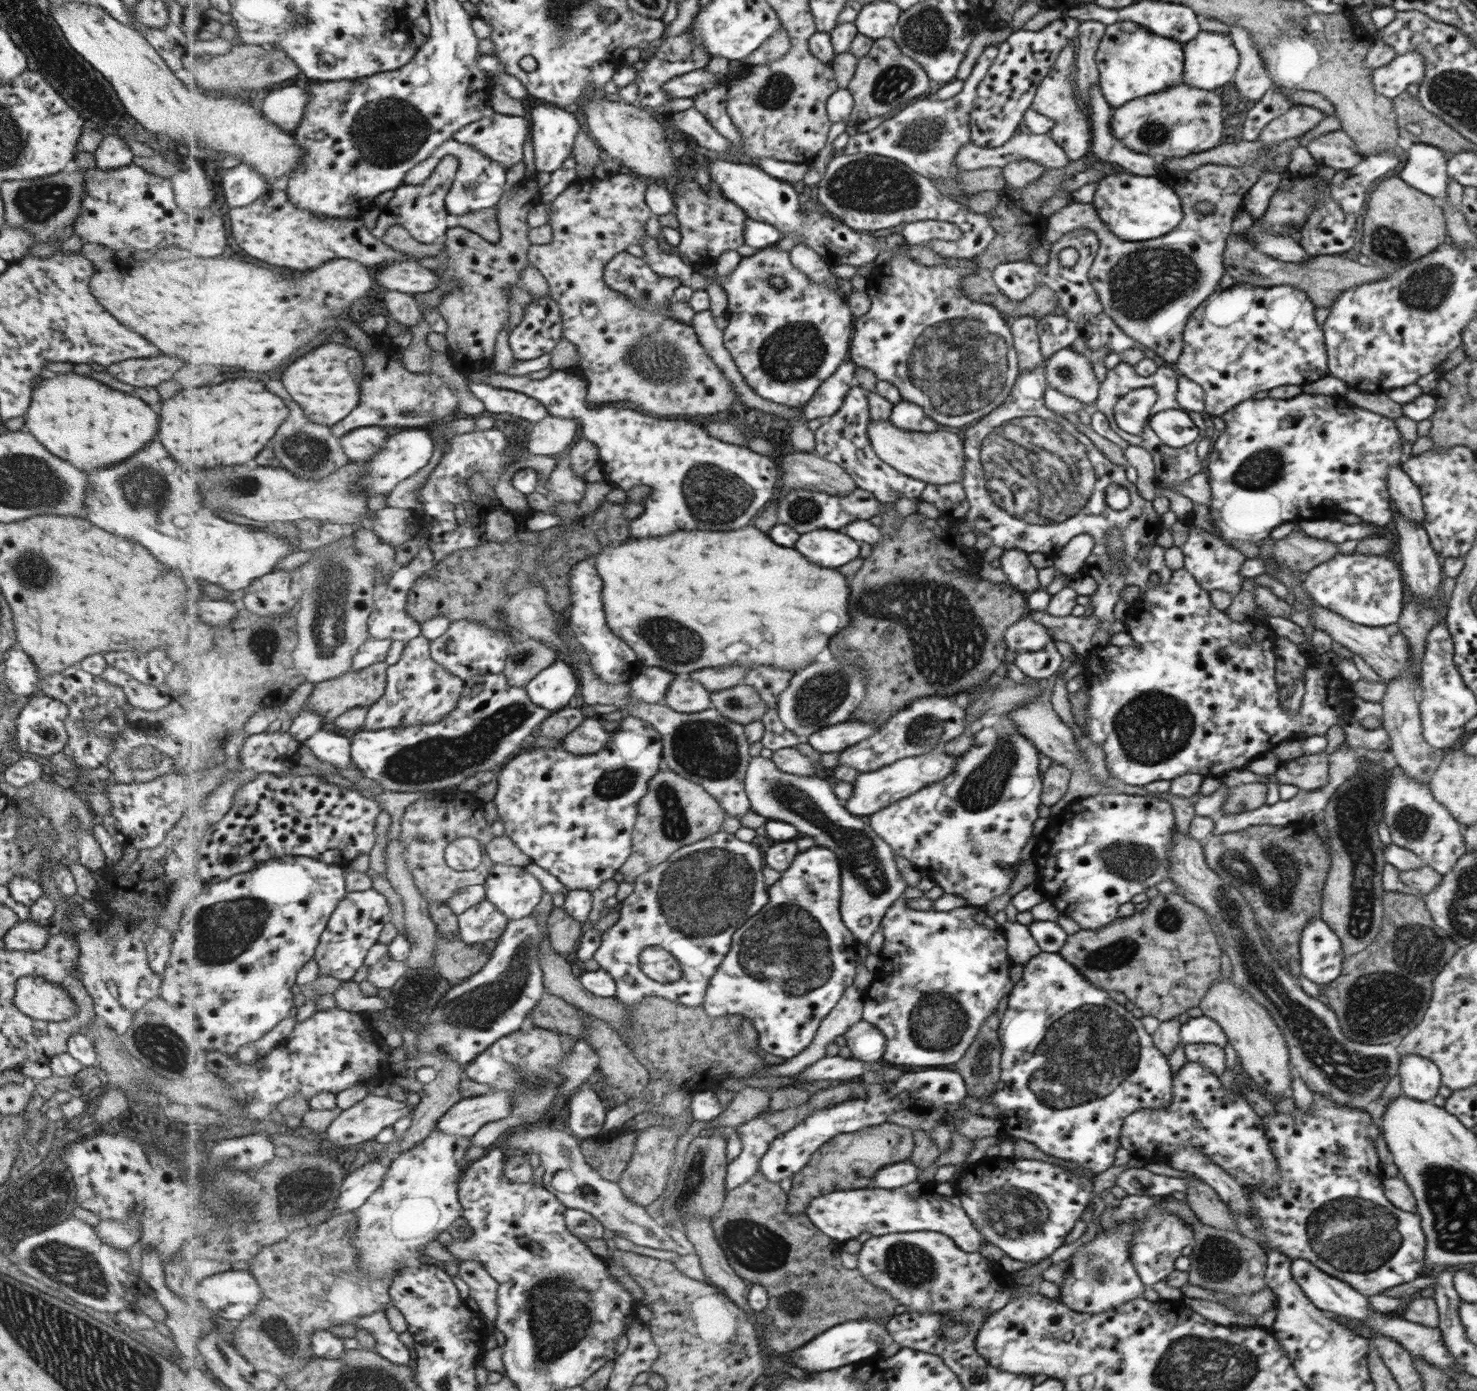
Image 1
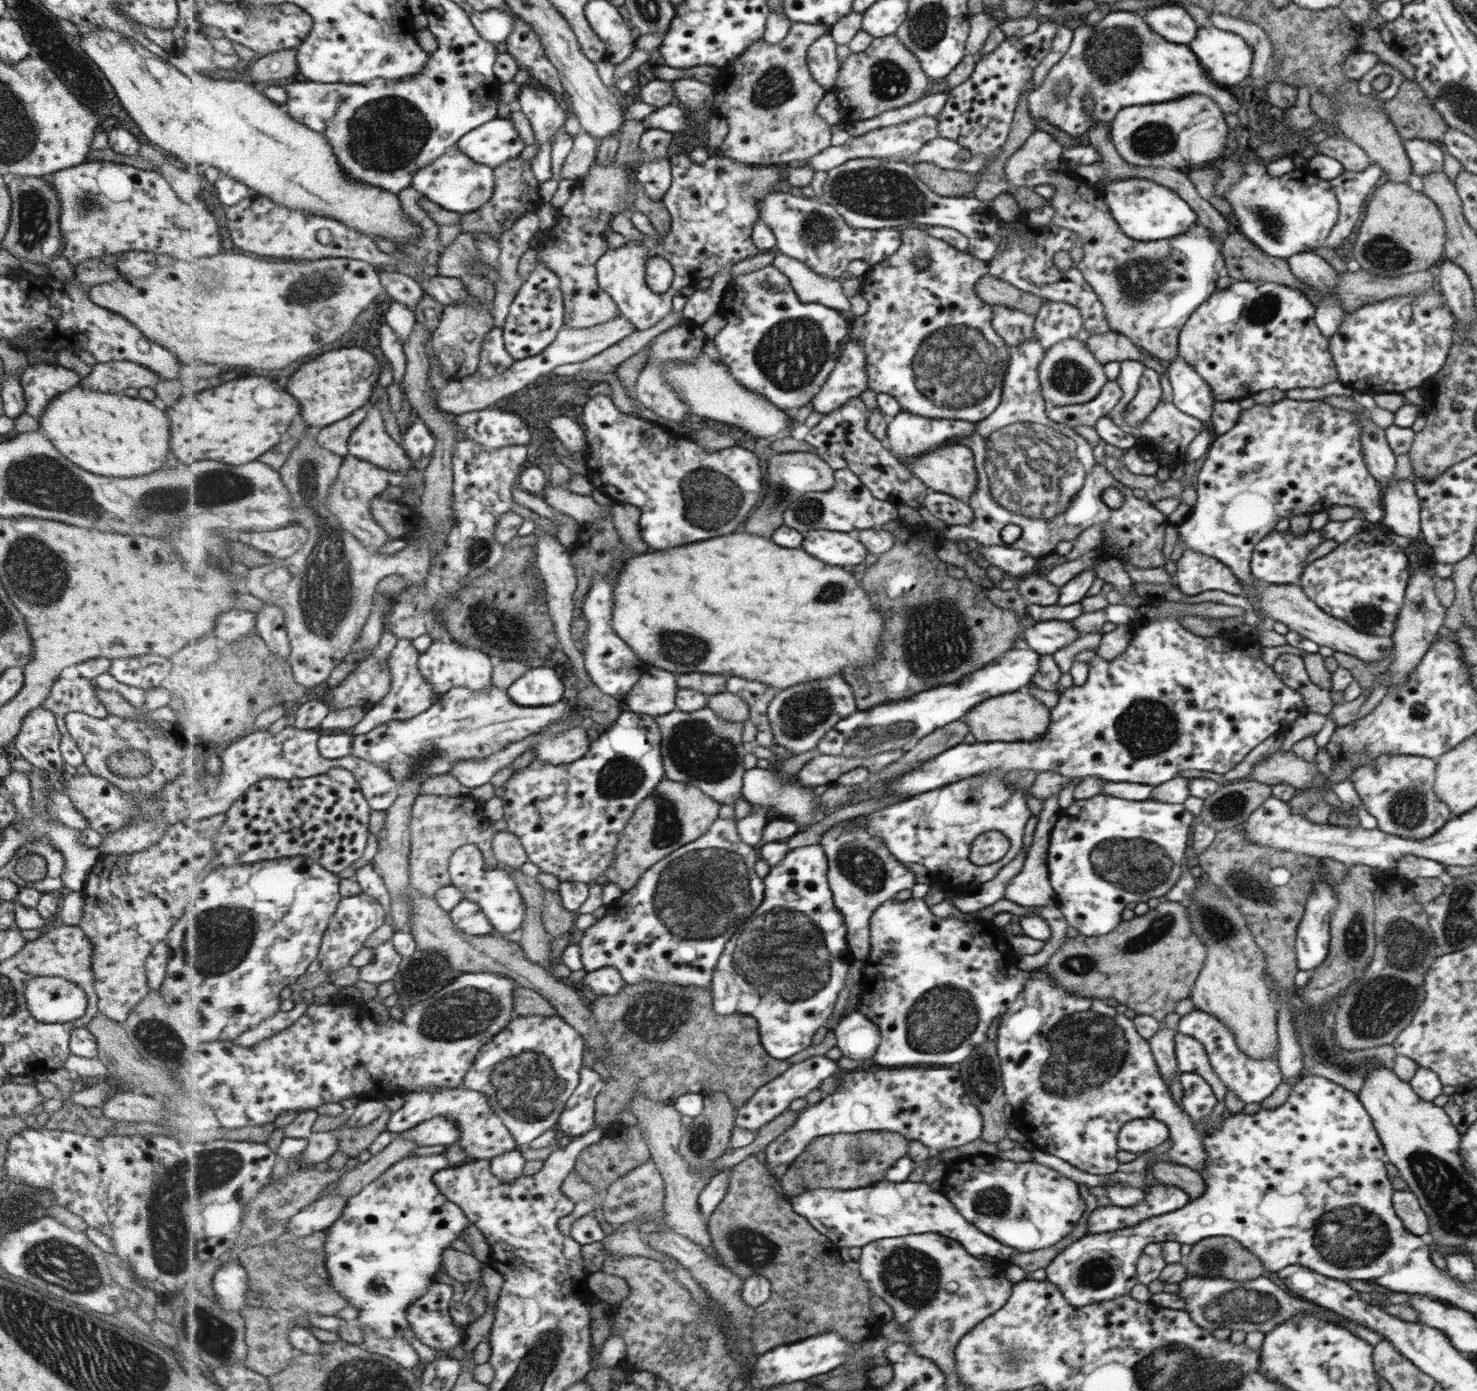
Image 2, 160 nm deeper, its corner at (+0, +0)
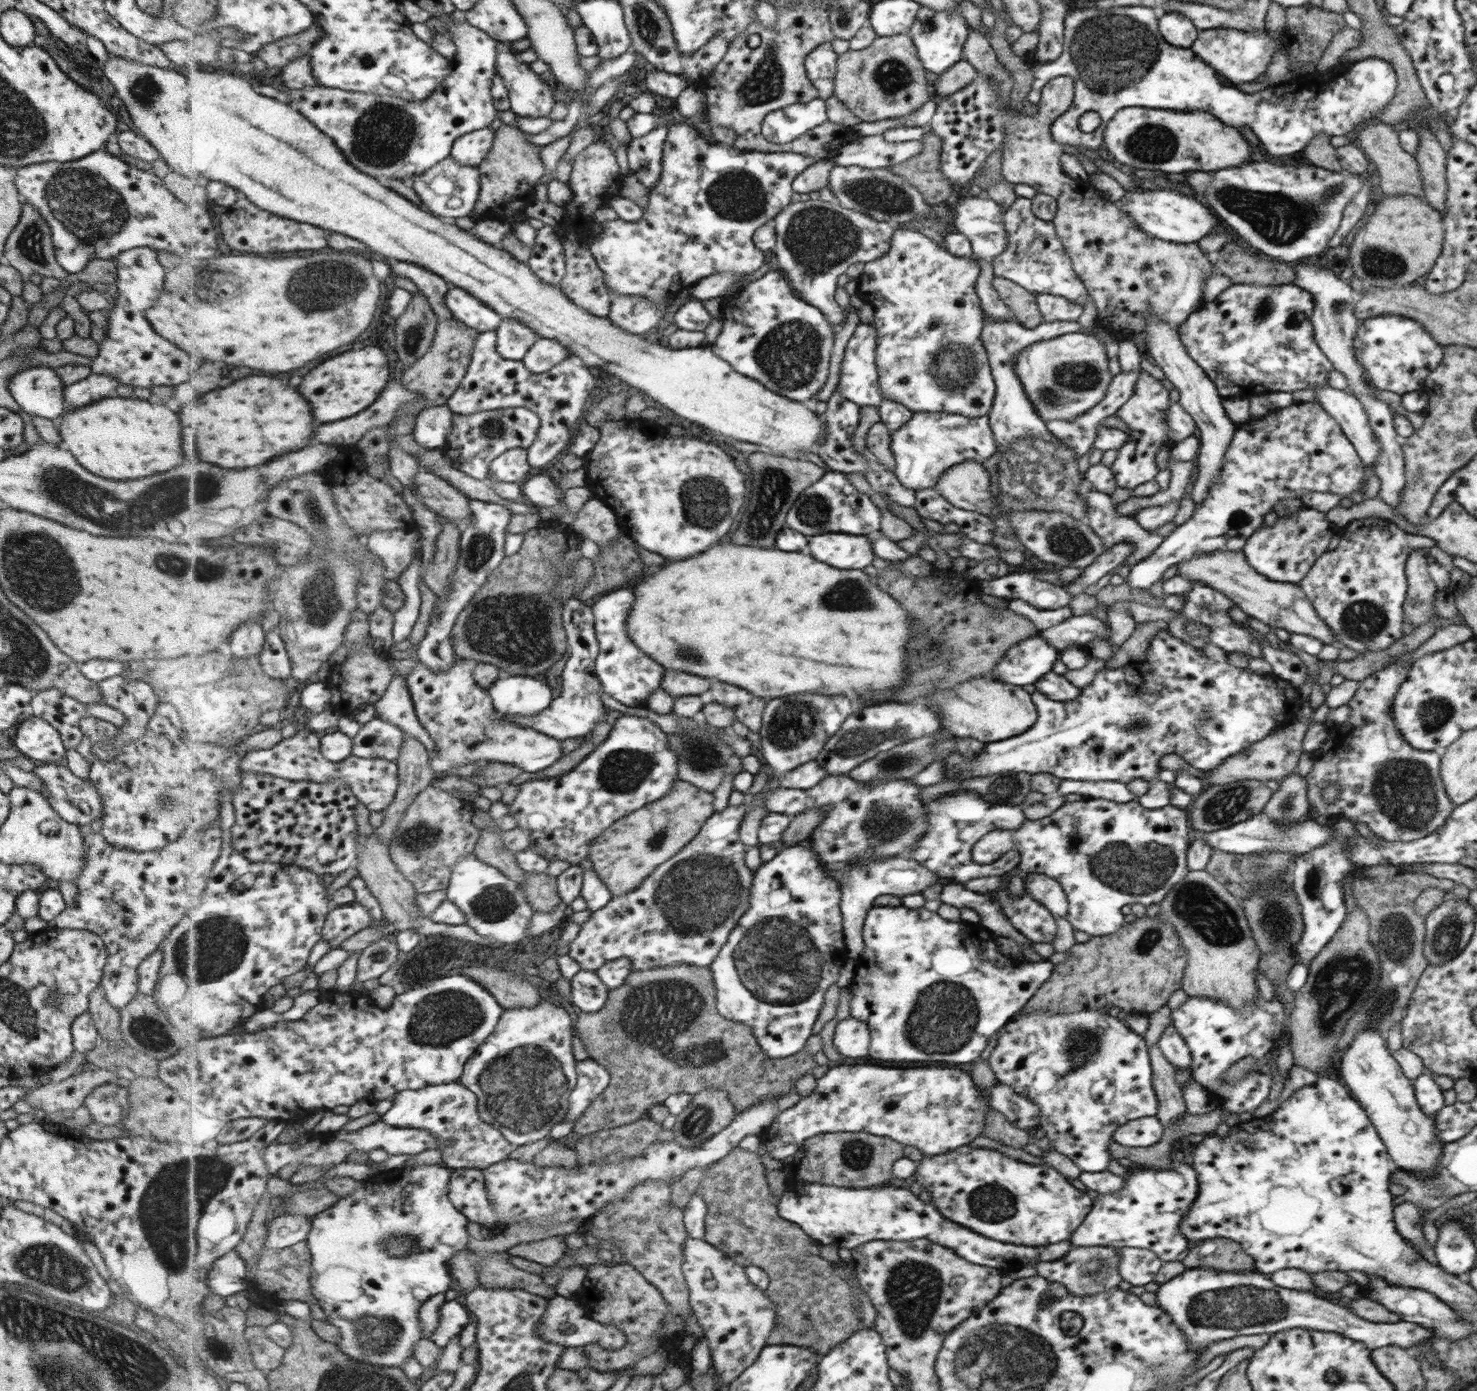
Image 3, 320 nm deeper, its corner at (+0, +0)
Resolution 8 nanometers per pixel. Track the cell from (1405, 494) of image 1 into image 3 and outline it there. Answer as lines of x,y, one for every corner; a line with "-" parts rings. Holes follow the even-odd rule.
1319,385
1312,389
1315,392
1314,401
1339,424
1342,432
1354,445
1354,449
1358,450
1359,458
1362,458
1362,461
1366,463
1368,468
1372,468
1374,460
1378,455
1378,444
1374,439
1371,429
1369,429
1369,425
1367,425
1367,414
1364,413
1359,401
1352,394
1347,394
1329,385

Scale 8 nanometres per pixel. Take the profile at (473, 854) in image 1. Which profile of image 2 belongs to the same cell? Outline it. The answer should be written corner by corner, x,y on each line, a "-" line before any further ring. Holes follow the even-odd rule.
467,844
453,853
450,860
450,876
453,885
464,892
465,899
472,900
481,907
481,911
487,915
495,931
507,934
523,928
528,907
522,891
519,890
518,882
510,871
501,868
485,870
483,852
479,850
479,846

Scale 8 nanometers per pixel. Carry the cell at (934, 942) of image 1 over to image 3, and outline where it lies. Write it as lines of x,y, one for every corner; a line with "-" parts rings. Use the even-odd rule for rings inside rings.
876,906
871,909
862,926
862,938
865,948
855,960
854,975
850,982
851,991
851,1018
860,1020
867,1025
869,1031
868,1052
875,1060
893,1060
893,1062
949,1062
949,1064
967,1064
979,1058
987,1040
993,1032
997,1032
1009,1018
1014,1017
1039,988
1050,978
1054,966
1047,960
1037,962
1019,962
1017,959
1007,957
996,949
995,936
986,927
978,922
975,924
964,921
951,922
939,918
936,912
929,912
923,907
910,908
907,906

